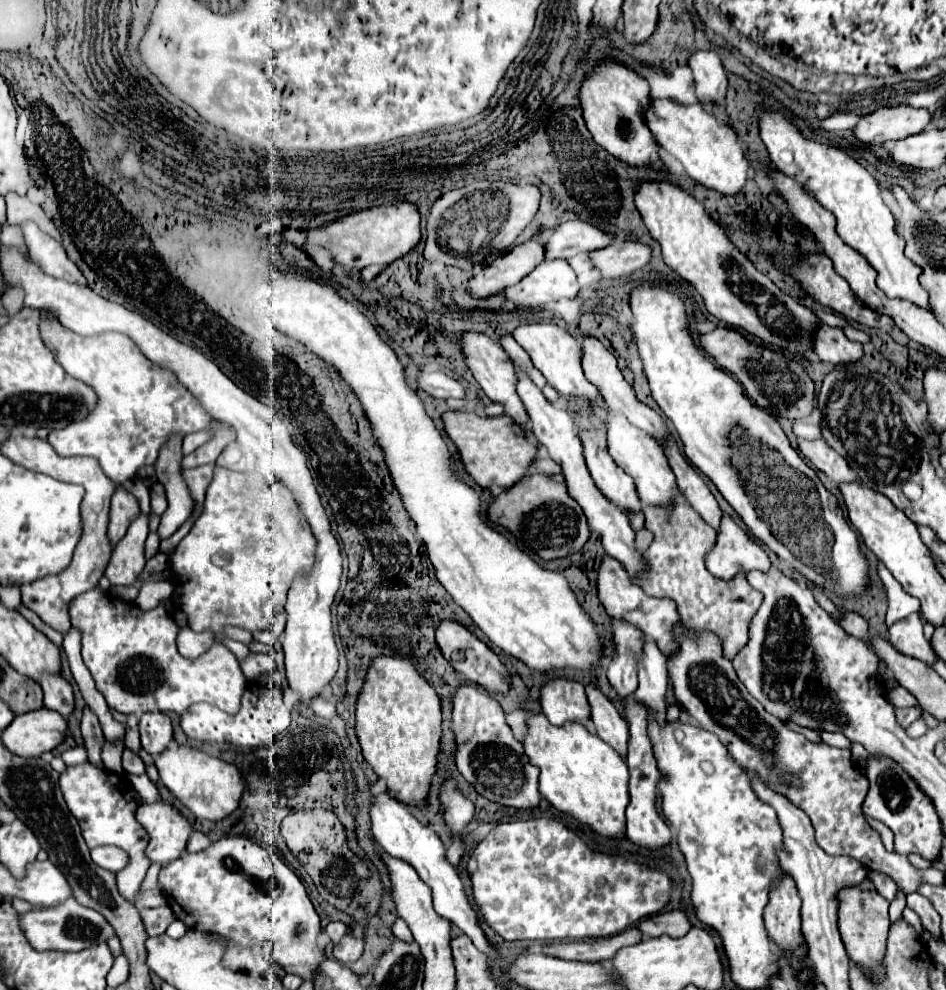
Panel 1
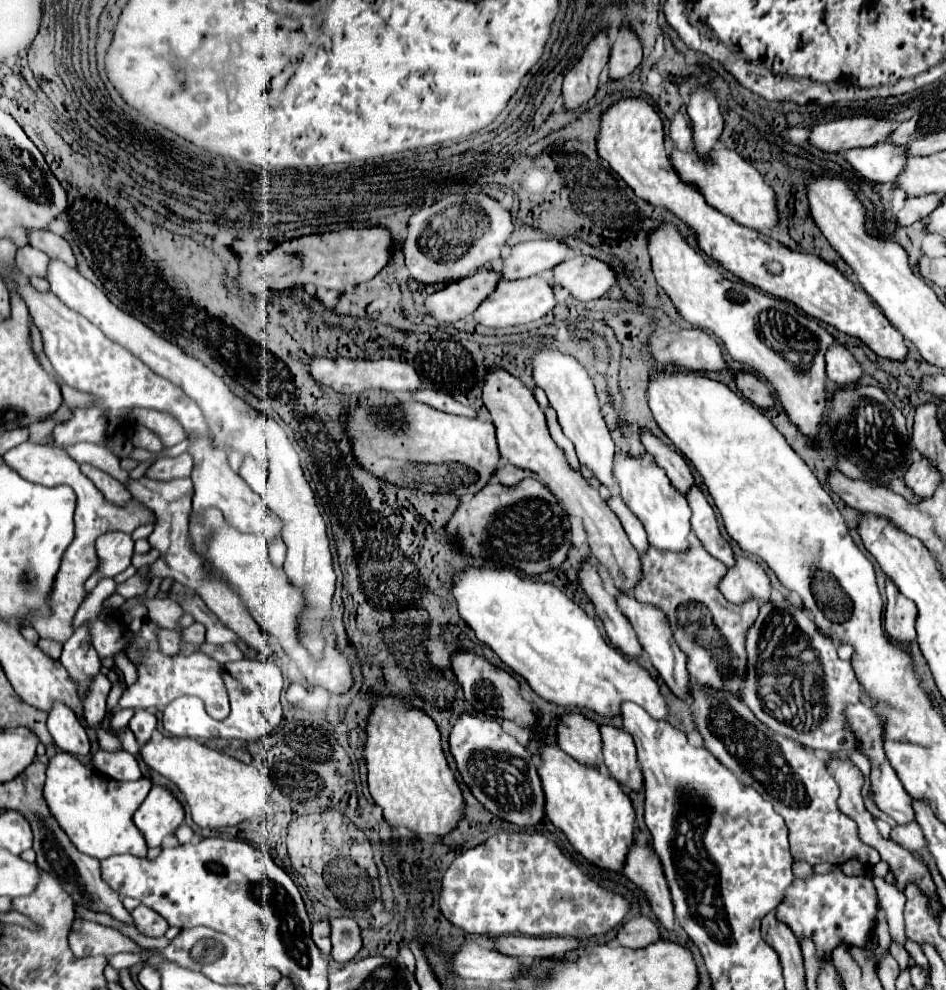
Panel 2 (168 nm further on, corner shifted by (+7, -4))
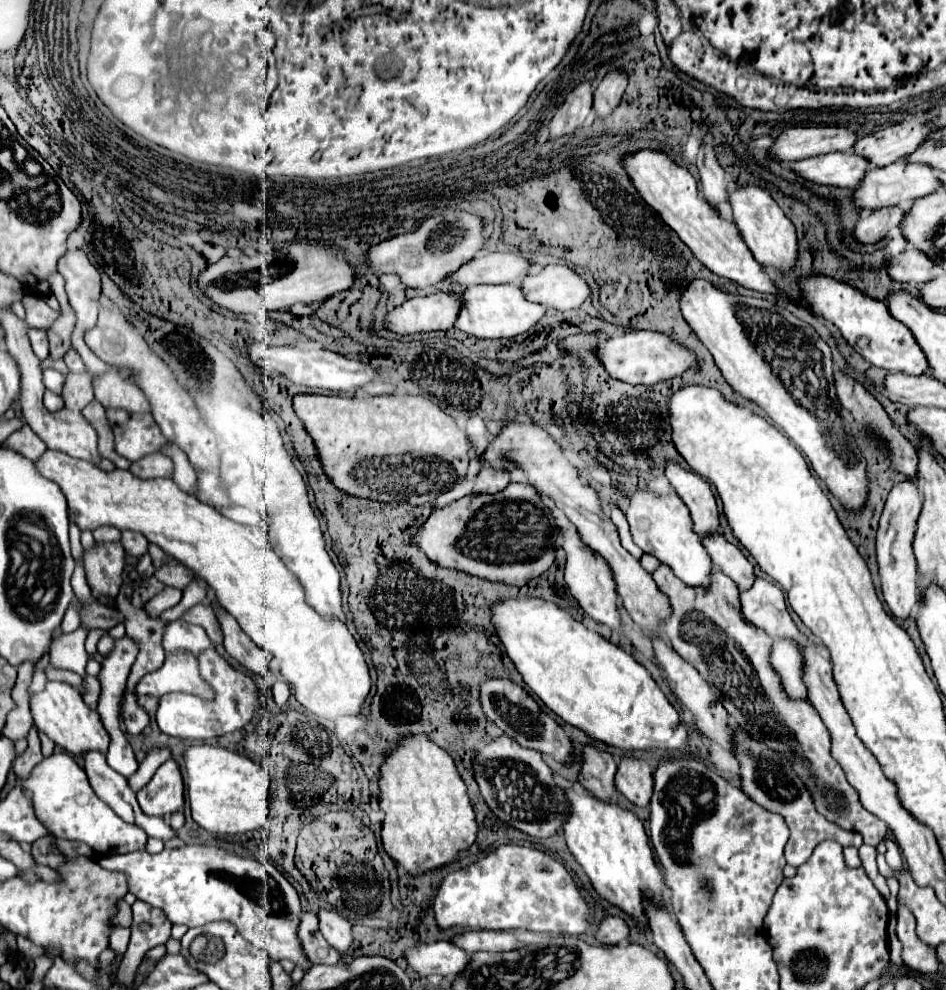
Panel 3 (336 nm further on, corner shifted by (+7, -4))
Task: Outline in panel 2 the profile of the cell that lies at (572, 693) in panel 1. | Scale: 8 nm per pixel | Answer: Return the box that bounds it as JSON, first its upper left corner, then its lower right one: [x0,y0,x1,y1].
[557,715,603,767]

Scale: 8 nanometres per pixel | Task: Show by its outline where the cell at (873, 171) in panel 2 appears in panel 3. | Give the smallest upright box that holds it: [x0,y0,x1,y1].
[791,153,871,189]

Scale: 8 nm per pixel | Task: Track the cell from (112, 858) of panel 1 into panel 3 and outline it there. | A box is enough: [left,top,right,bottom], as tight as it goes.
[97,845,313,971]

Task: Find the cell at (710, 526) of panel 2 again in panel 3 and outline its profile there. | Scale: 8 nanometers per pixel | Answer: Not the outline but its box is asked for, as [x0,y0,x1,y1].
[701,533,755,591]

